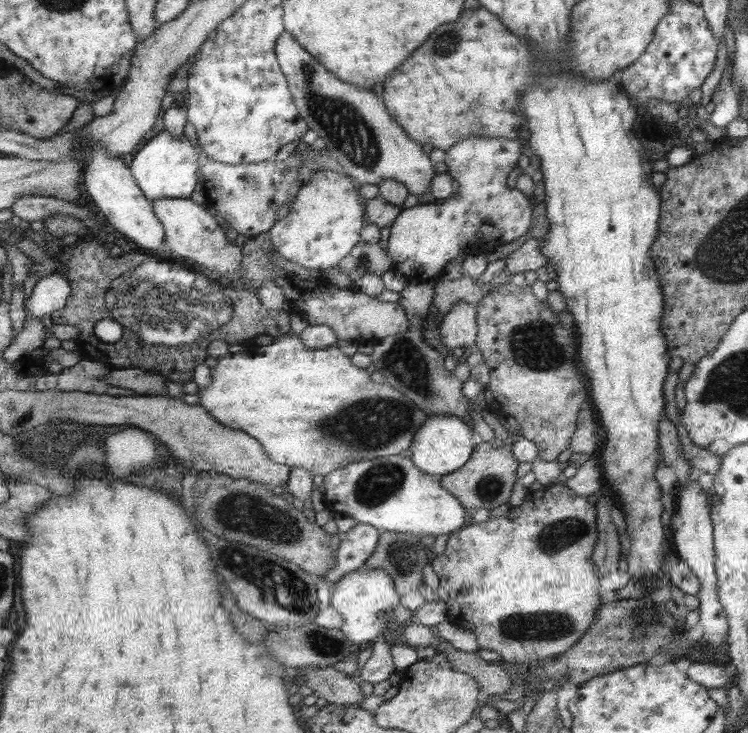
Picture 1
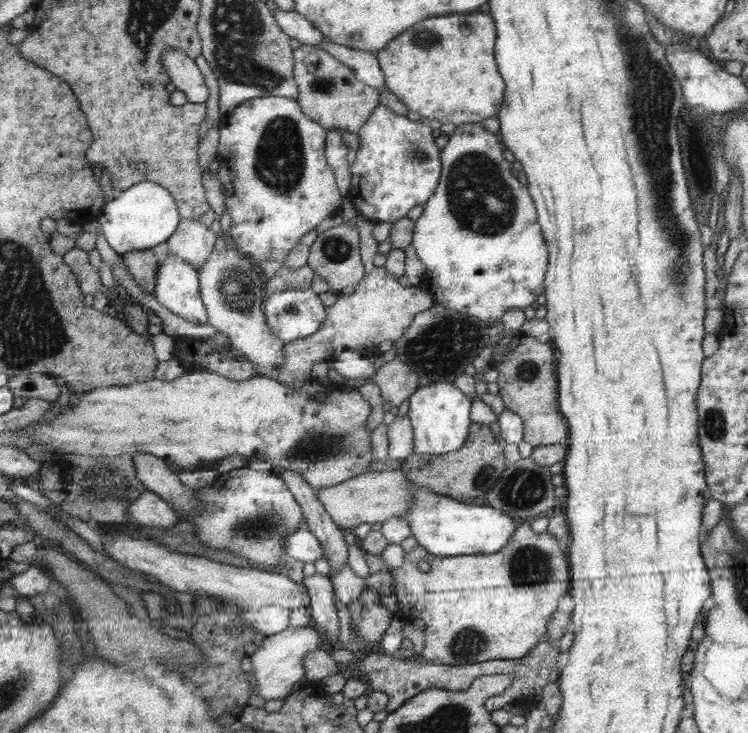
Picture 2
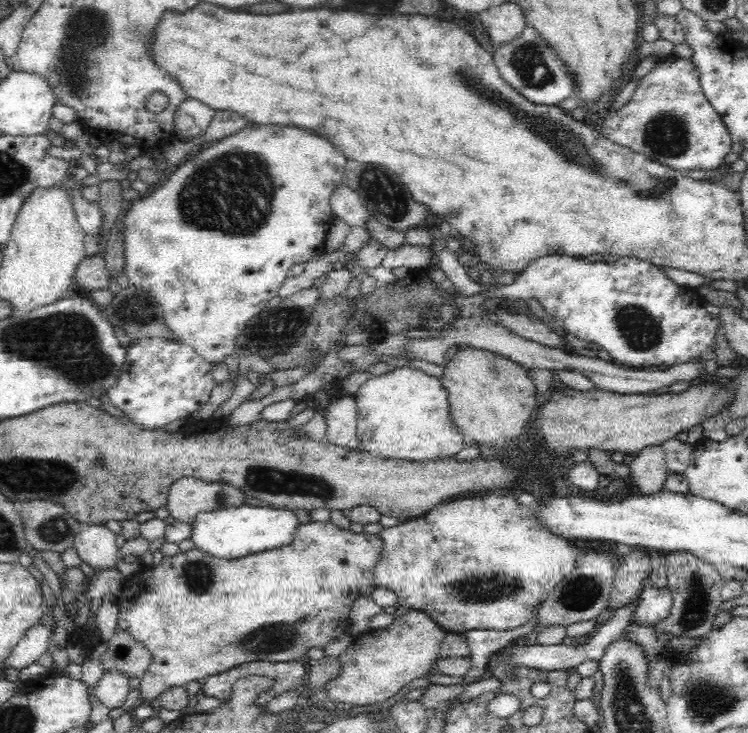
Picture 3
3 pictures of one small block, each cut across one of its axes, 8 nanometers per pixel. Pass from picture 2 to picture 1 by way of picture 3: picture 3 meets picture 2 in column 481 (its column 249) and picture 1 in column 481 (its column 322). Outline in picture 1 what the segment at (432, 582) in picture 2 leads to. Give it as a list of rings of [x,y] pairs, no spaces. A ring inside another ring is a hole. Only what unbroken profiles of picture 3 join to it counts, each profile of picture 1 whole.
[[[563,481],[554,485],[544,486],[539,491],[529,491],[523,503],[512,507],[502,517],[490,518],[484,522],[466,524],[464,528],[449,536],[446,550],[440,556],[433,556],[432,568],[438,575],[440,587],[448,590],[449,598],[446,602],[447,619],[456,625],[472,631],[478,639],[482,649],[492,650],[502,656],[508,663],[516,662],[526,668],[535,665],[544,665],[546,661],[557,658],[560,654],[570,650],[587,632],[595,621],[596,611],[601,606],[599,572],[596,571],[595,562],[592,562],[592,552],[595,552],[596,542],[599,540],[599,530],[596,530],[596,510],[586,500],[586,497],[564,494]]]

